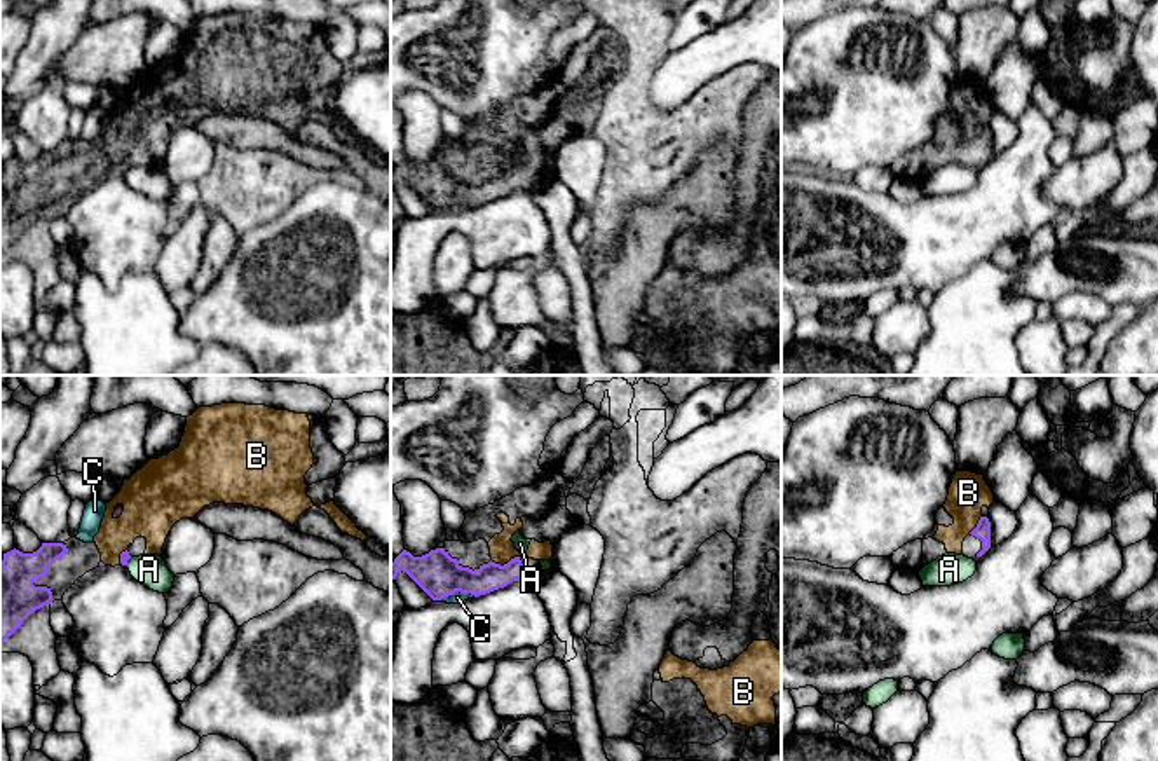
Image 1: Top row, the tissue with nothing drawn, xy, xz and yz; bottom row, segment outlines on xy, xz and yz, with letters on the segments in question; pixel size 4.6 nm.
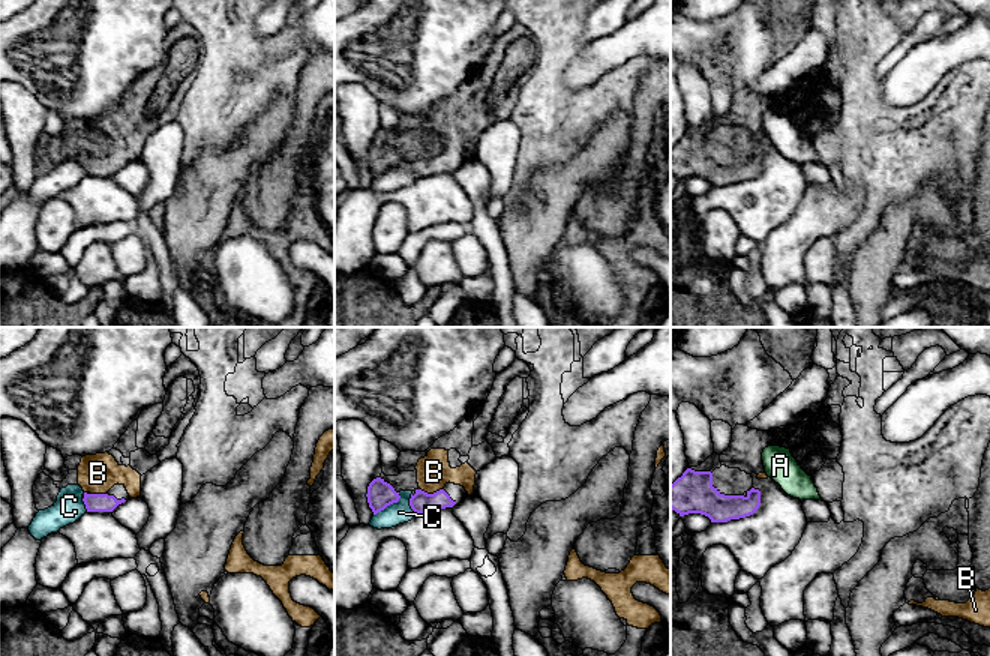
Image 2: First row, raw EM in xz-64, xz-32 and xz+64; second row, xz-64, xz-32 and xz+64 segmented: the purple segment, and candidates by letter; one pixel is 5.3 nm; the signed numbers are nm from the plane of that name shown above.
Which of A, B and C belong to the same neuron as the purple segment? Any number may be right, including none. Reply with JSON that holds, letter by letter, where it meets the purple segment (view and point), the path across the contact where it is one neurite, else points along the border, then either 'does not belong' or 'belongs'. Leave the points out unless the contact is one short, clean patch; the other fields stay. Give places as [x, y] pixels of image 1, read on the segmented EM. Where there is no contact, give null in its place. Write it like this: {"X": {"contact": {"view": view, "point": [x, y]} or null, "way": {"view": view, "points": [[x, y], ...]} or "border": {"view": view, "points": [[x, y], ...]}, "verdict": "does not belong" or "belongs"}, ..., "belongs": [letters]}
{"A": {"contact": {"view": "xy", "point": [128, 559]}, "verdict": "does not belong"}, "B": {"contact": {"view": "xz", "point": [504, 564]}, "way": {"view": "xz", "points": [[490, 576], [504, 564], [501, 547]]}, "verdict": "belongs"}, "C": {"contact": {"view": "xz", "point": [456, 590]}, "border": {"view": "xz", "points": [[475, 596], [452, 592], [438, 601]]}, "verdict": "does not belong"}, "belongs": ["B"]}

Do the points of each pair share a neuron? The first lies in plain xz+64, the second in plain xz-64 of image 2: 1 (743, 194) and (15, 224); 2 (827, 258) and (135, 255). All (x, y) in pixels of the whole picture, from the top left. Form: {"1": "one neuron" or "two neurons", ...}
{"1": "one neuron", "2": "one neuron"}

